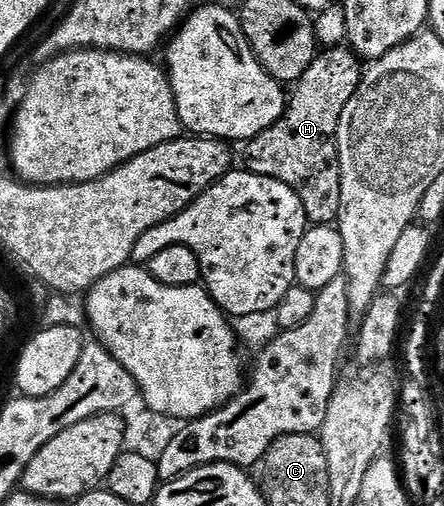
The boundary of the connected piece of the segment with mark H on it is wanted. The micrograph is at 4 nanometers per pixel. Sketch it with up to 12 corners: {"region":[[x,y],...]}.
{"region":[[322,48],[248,172],[287,183],[310,226],[339,215],[337,128],[363,72]]}

